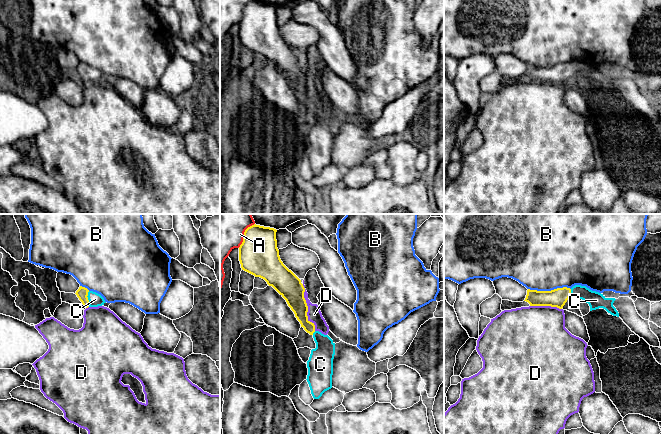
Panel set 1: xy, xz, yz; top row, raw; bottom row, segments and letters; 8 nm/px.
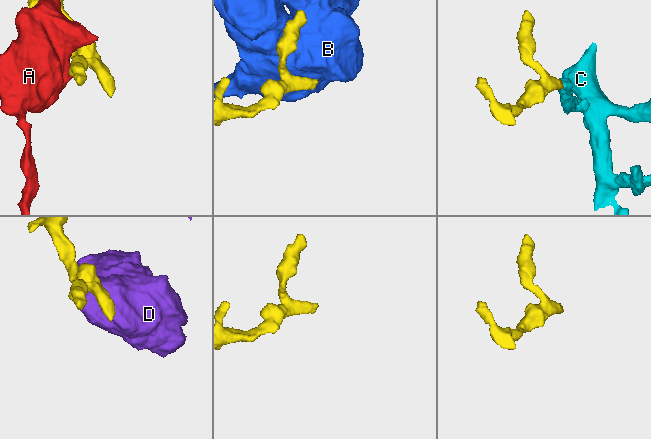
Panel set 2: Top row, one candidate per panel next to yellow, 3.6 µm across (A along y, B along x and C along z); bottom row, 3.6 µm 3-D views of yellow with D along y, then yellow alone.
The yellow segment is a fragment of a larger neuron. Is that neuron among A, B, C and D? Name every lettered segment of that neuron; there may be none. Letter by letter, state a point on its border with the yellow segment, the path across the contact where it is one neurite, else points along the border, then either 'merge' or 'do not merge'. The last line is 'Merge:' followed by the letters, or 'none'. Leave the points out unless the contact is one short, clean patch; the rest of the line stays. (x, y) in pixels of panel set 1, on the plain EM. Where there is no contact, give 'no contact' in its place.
A: contact xz (244, 10); do not merge
B: contact yz (549, 67); do not merge
C: contact xy (87, 75); way xy (82, 69), (87, 75), (95, 75); merge
D: contact xz (307, 83); do not merge
Merge: C

